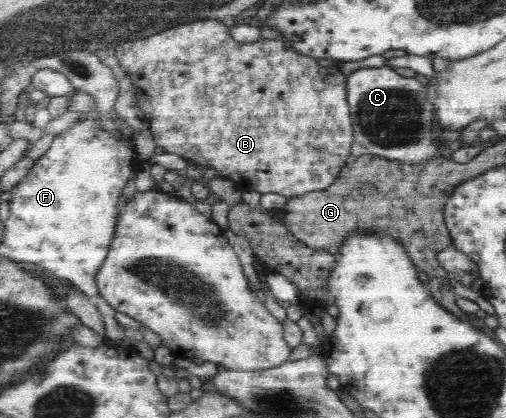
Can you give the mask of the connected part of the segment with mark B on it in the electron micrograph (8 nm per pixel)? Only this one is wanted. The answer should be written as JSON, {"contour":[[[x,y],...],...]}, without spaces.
{"contour":[[[204,20],[194,24],[182,24],[160,34],[152,34],[142,40],[120,43],[114,47],[116,59],[120,68],[124,69],[126,76],[132,81],[136,95],[141,97],[146,111],[146,123],[150,126],[149,132],[157,146],[165,148],[166,152],[177,154],[190,164],[198,164],[206,169],[218,170],[220,176],[235,182],[248,182],[248,190],[257,190],[260,193],[276,193],[287,199],[302,196],[307,192],[316,192],[328,188],[338,172],[345,168],[346,161],[356,149],[352,142],[353,128],[350,126],[351,112],[346,92],[346,76],[342,72],[328,70],[317,64],[316,59],[296,53],[285,46],[283,40],[260,40],[252,43],[238,43],[229,34],[230,26],[224,26],[218,20]]]}

